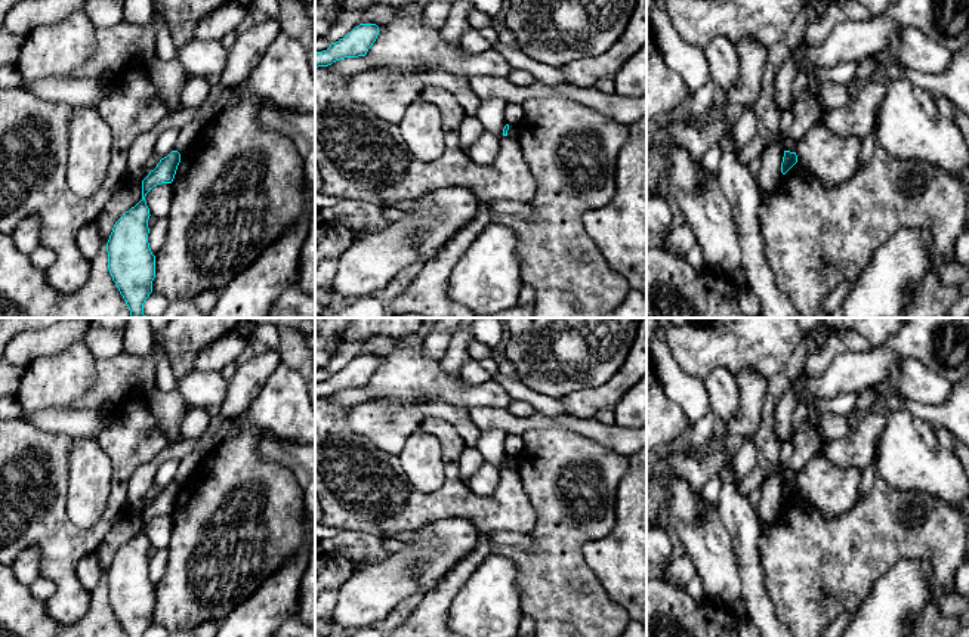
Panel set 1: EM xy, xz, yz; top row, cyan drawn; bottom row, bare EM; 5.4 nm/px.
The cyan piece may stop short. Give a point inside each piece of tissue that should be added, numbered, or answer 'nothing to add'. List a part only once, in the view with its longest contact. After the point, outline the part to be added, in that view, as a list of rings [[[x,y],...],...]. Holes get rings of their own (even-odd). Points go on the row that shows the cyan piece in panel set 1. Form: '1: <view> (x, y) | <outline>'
nothing to add

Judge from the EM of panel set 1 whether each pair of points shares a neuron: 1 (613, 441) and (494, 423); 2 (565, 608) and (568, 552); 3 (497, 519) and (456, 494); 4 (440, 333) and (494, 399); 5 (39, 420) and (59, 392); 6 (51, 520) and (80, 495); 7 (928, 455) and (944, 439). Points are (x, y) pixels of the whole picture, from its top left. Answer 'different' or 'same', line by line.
1: same
2: same
3: same
4: different
5: different
6: different
7: different

